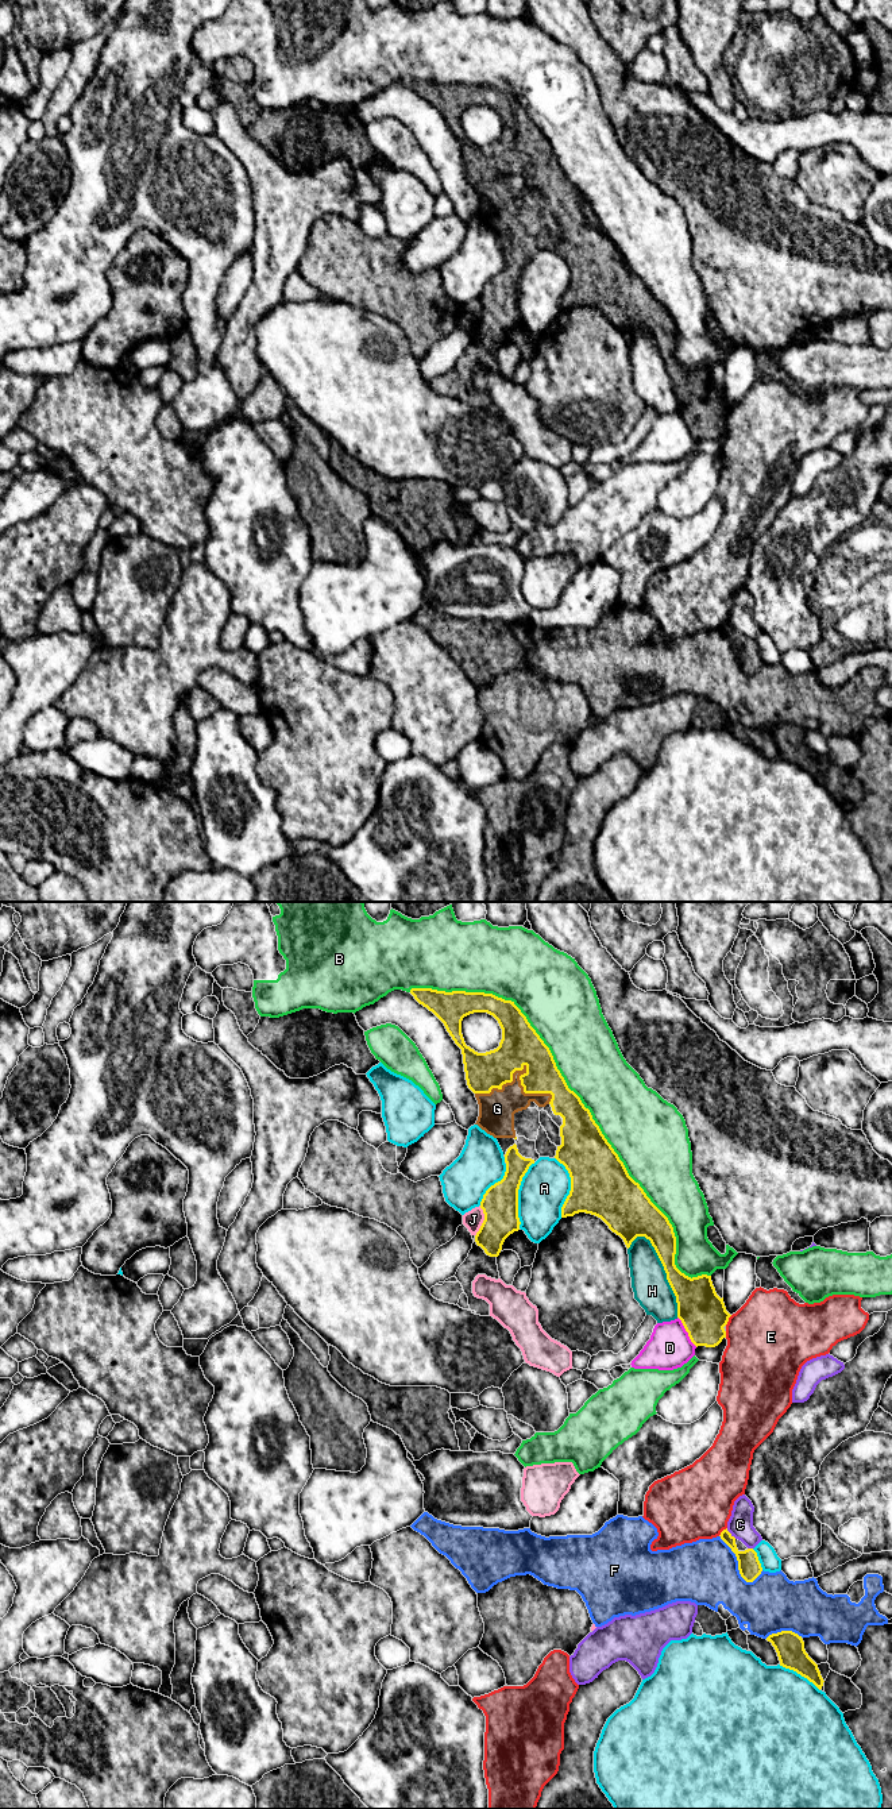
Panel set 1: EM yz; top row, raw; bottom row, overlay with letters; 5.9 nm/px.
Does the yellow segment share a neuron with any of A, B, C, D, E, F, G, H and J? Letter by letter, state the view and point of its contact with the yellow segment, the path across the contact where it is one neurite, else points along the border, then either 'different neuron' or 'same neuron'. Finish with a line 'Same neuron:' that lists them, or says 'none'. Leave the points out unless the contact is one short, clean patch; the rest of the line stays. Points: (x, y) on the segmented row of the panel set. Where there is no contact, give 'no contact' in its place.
A: yz (517, 1195) | different neuron
B: yz (580, 1100) | different neuron
C: yz (730, 1534) | different neuron
D: yz (686, 1330) | different neuron
E: yz (728, 1320) | different neuron
F: yz (737, 1559) | different neuron
G: yz (522, 1068) | same neuron
H: yz (665, 1272) | different neuron
J: yz (483, 1221) | different neuron
Same neuron: G

